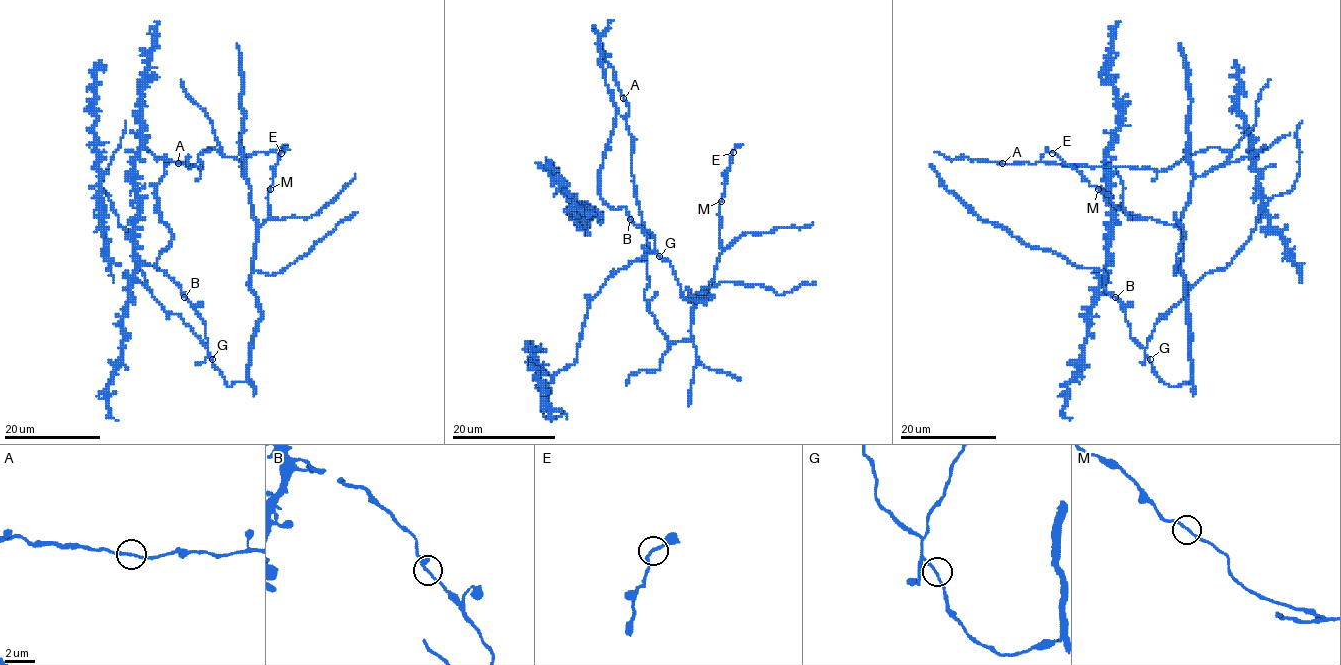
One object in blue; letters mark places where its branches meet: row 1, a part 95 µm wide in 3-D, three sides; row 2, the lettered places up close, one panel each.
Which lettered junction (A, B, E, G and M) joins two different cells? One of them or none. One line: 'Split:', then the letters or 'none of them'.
Split: none of them

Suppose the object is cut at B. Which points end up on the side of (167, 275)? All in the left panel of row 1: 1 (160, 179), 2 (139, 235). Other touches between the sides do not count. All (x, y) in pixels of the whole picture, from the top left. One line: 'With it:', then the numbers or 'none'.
With it: 1

